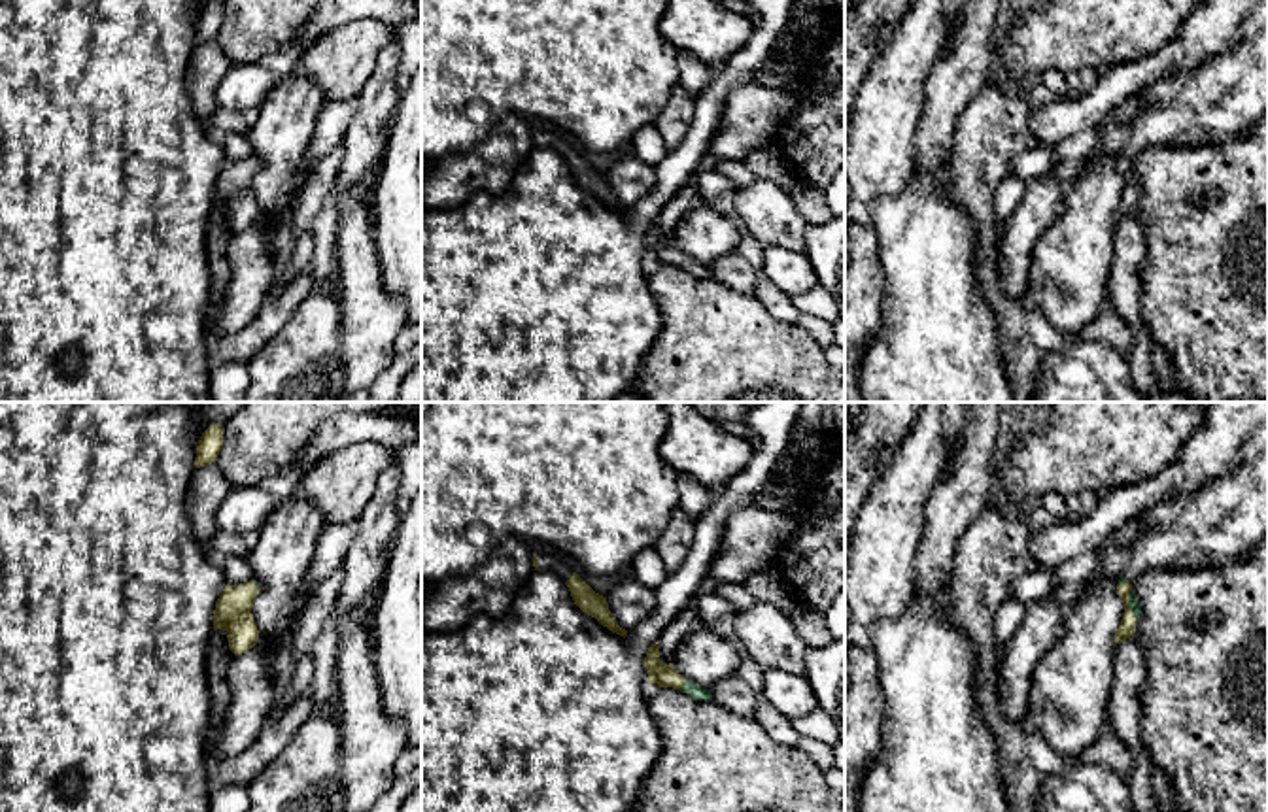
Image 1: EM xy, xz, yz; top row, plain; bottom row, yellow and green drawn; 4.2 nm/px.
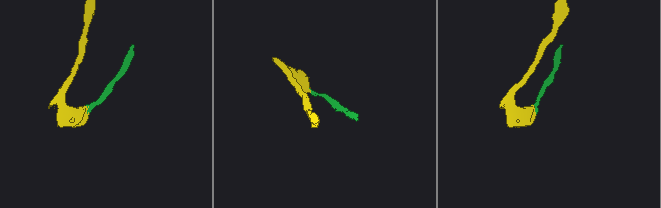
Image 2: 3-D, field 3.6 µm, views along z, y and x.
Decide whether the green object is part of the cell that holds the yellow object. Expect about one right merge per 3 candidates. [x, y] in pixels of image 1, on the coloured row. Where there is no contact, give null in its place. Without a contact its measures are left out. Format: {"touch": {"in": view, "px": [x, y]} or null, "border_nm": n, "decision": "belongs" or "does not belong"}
{"touch": {"in": "xz", "px": [683, 682]}, "border_nm": 50, "decision": "belongs"}

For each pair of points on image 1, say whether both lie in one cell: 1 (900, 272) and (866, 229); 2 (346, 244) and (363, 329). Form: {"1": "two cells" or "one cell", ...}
{"1": "two cells", "2": "one cell"}

